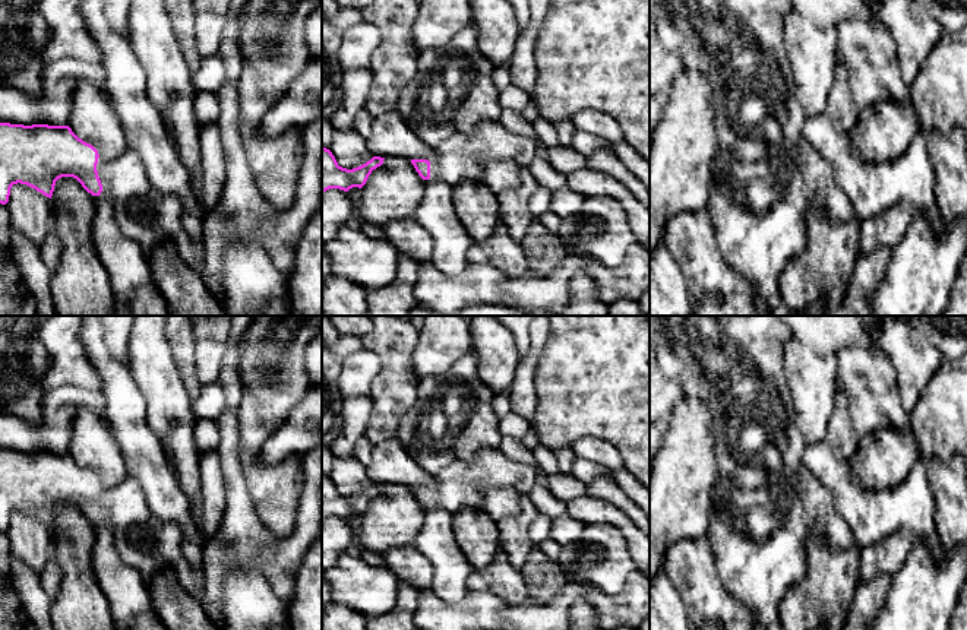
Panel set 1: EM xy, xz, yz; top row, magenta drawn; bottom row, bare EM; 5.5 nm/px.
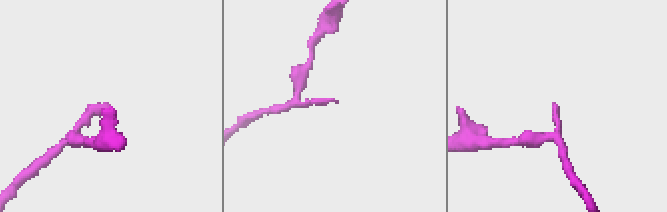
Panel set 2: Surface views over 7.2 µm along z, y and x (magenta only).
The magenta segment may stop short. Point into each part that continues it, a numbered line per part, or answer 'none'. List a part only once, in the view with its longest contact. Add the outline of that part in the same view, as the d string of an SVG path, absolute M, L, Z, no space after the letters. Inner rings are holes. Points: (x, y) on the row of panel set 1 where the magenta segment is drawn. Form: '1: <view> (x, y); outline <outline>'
1: xy (149, 217); outline M127 149L116 159L98 158L101 194L113 200L118 228L130 235L148 254L161 243L176 243L180 257L195 270L202 272L195 251L180 229L181 202L148 184L139 155Z

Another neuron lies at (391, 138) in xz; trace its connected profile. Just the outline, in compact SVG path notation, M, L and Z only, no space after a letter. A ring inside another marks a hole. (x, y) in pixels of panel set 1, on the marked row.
M398 111L373 118L366 146L373 156L380 158L436 159L434 148L411 130Z

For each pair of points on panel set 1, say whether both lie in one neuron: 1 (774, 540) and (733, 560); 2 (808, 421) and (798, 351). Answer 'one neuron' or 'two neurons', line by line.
1: one neuron
2: one neuron

